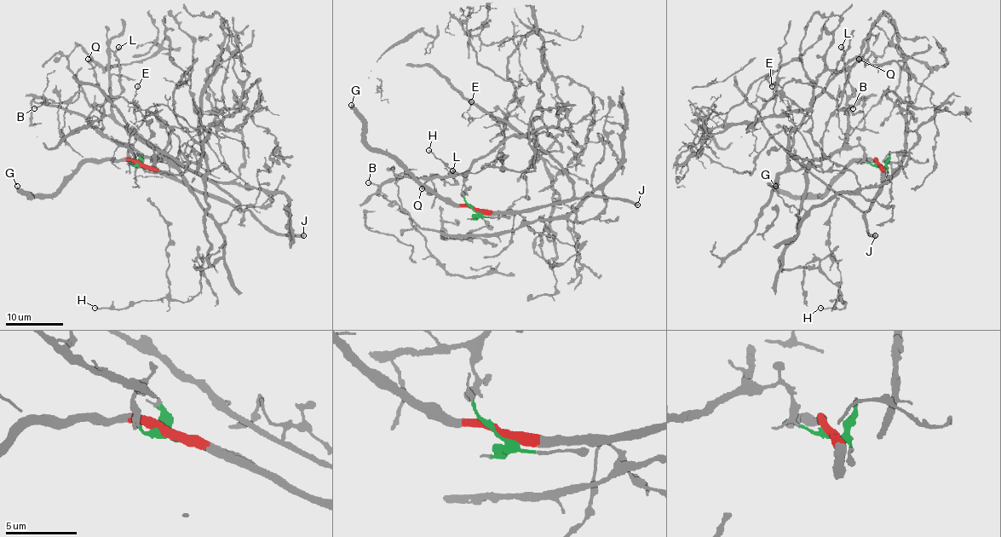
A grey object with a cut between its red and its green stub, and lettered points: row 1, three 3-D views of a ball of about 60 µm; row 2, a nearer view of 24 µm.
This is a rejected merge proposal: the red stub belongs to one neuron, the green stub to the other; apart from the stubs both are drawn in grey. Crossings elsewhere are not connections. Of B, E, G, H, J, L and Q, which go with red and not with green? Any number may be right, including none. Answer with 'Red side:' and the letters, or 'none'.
Red side: G, J

